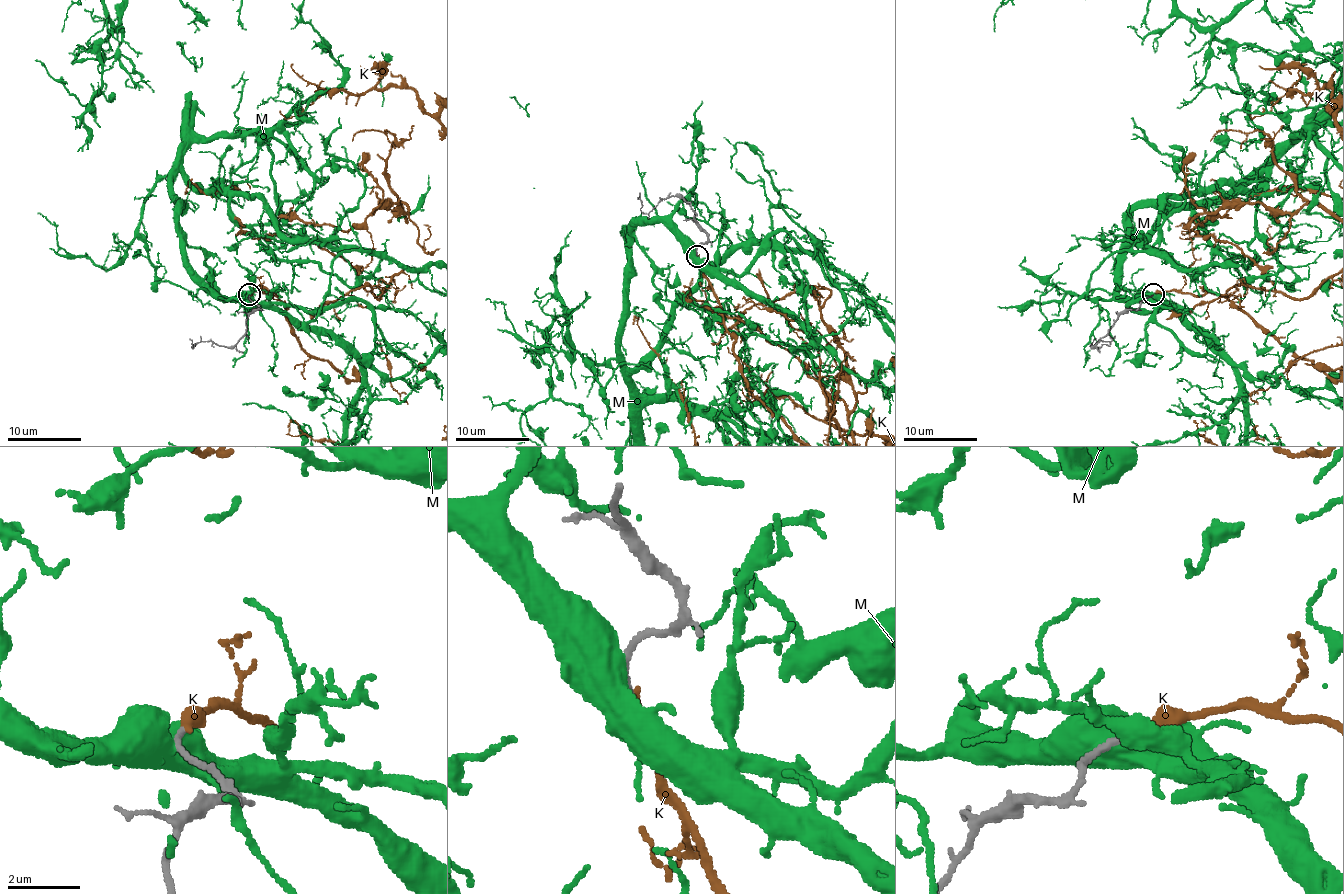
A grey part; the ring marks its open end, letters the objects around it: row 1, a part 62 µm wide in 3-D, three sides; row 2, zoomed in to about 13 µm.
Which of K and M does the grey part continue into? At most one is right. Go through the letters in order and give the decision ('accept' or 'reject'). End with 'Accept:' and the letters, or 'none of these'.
K: accept
M: reject
Accept: K

